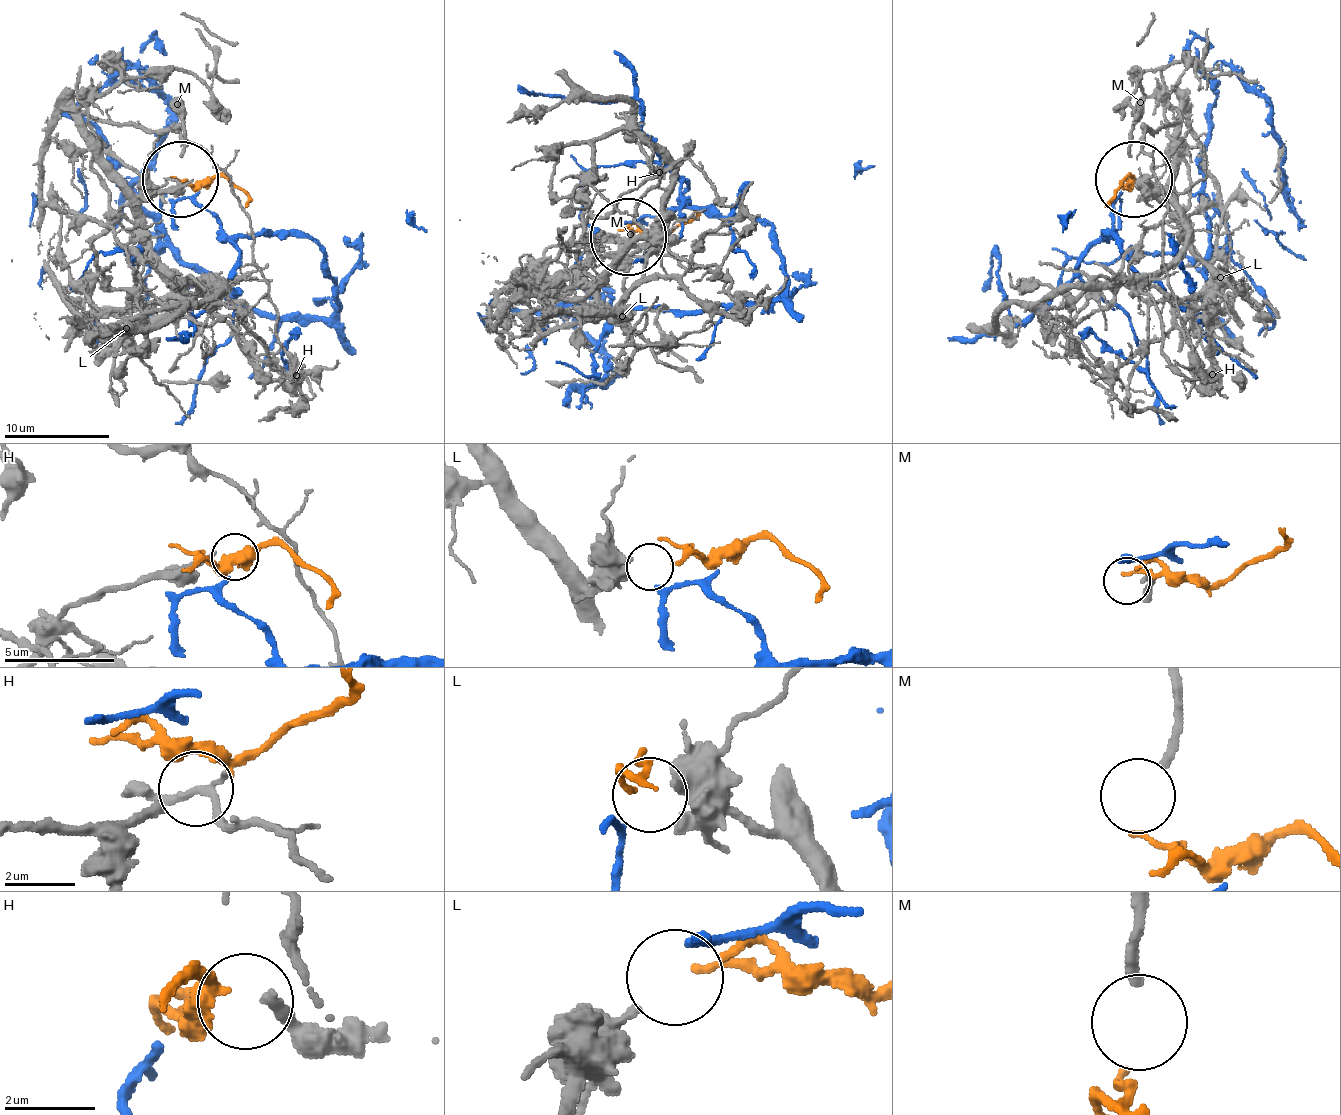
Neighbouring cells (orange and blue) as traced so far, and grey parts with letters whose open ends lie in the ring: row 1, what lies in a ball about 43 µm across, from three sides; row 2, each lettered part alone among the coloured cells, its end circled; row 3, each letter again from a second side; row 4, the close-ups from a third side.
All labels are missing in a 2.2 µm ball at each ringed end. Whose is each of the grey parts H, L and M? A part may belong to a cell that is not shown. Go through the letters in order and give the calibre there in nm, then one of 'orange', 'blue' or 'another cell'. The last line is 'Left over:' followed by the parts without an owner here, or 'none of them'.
H: 240 nm | orange
L: 320 nm | another cell
M: 220 nm | another cell
Left over: L, M

